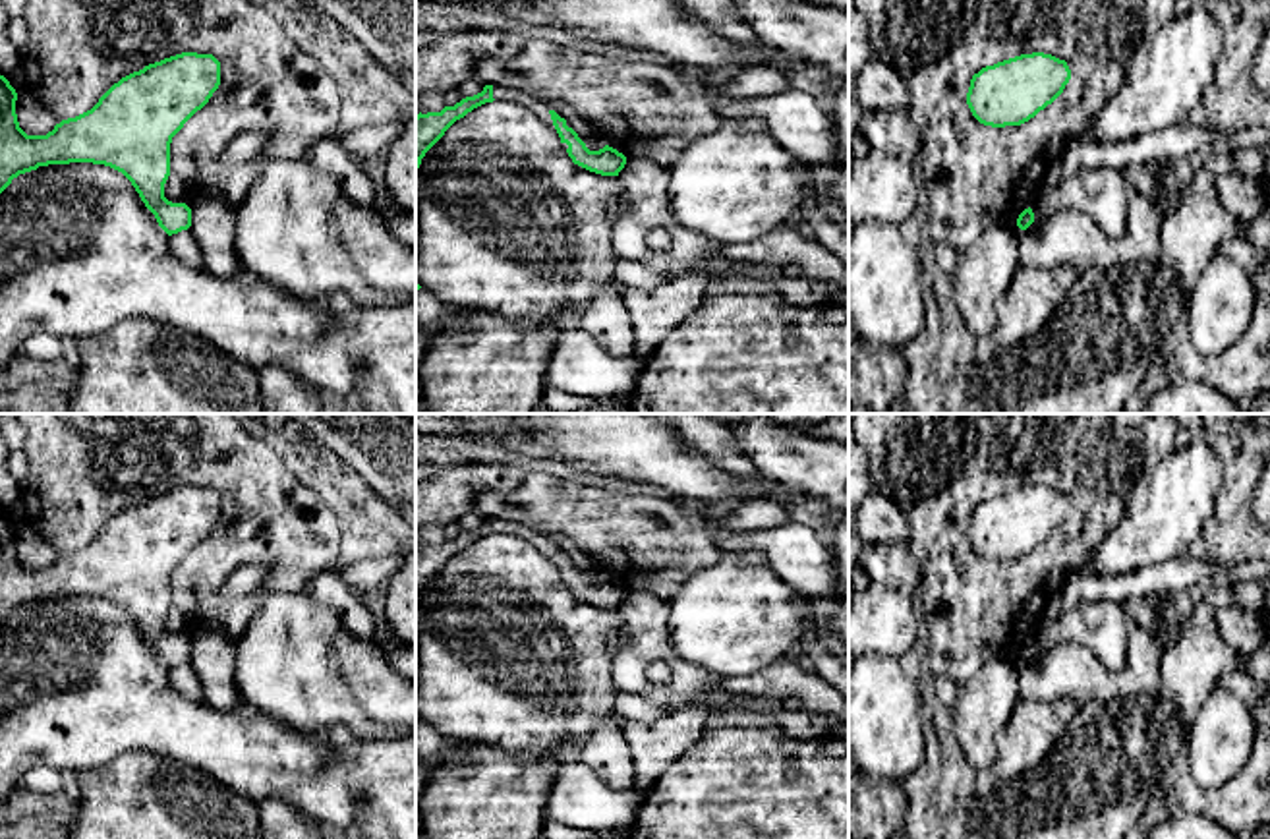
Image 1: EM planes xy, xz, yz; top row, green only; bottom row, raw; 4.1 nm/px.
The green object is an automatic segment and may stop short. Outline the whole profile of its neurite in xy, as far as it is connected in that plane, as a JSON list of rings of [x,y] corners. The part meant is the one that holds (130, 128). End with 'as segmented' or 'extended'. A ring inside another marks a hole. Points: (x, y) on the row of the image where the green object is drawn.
[[[182,52],[122,77],[91,110],[62,120],[46,135],[27,135],[15,114],[17,93],[0,75],[0,193],[14,178],[39,166],[104,164],[131,182],[168,236],[188,230],[191,226],[191,209],[164,197],[164,184],[170,176],[170,143],[184,124],[209,102],[218,85],[220,62],[213,54]]] | as segmented

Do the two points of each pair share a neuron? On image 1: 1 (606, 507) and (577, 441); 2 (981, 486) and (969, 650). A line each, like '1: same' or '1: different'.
1: different
2: same

